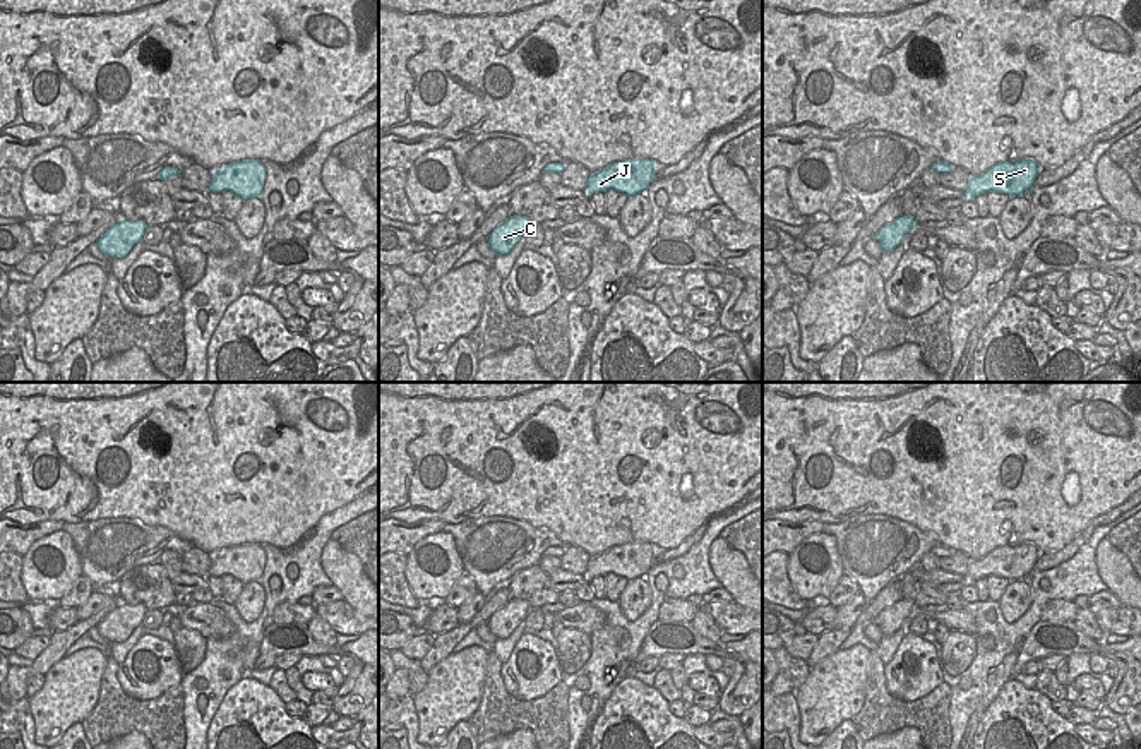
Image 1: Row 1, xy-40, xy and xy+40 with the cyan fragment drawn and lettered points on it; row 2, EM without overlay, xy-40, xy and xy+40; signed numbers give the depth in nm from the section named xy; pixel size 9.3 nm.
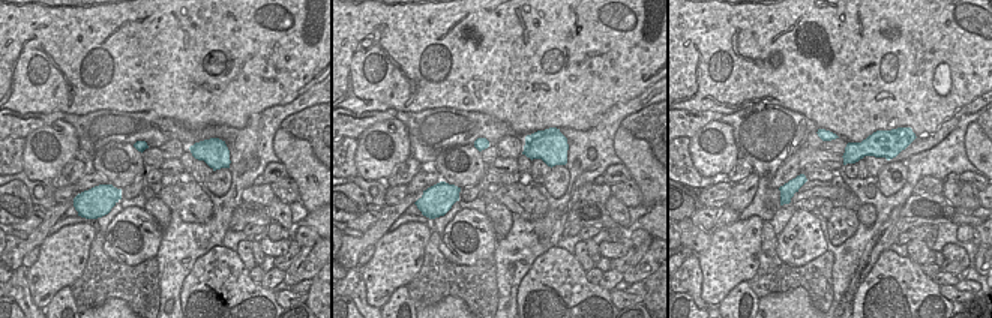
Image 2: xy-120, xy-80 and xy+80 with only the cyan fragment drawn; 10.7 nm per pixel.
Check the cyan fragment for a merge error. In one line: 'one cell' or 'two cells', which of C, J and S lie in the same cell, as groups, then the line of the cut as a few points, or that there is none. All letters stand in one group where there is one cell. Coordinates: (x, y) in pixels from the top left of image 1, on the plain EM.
one cell; groups C J S; cut none

